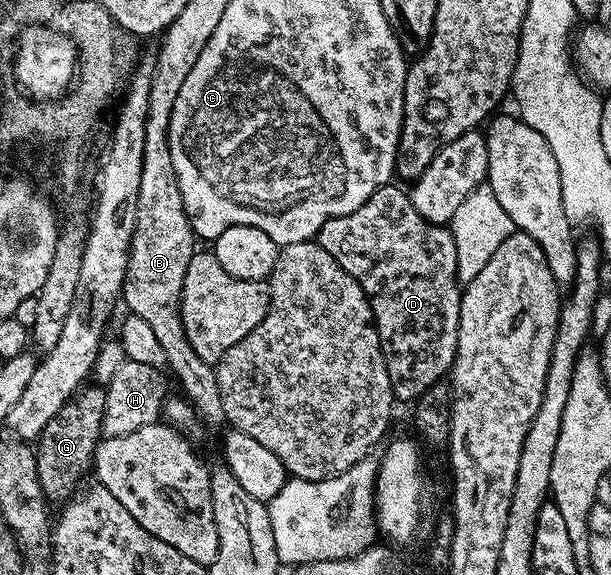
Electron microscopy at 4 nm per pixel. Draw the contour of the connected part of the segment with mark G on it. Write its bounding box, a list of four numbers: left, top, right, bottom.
[35,385,106,500]

